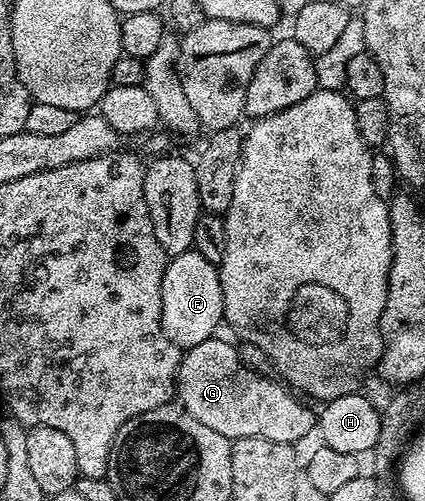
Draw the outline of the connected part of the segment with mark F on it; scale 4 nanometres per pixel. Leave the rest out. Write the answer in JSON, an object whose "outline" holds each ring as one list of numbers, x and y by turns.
{"outline":[[194,248,186,250,184,254,174,255,168,261,165,276,161,280,161,328,165,332,165,336,169,336,169,340,173,344,177,344,180,351,185,352,205,340,214,338,214,329,221,321,224,321,223,297,221,296,218,265,207,260]]}

